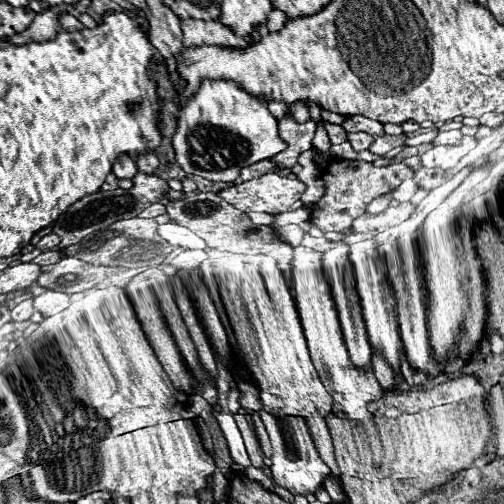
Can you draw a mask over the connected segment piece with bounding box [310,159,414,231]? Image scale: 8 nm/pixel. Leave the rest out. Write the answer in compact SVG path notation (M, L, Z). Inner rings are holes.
M332 159L330 165L322 173L322 179L326 183L326 193L312 207L310 223L320 227L322 231L346 231L346 229L350 229L352 221L366 211L370 201L394 191L404 179L410 179L412 175L414 175L414 171L404 163L374 167L372 163L366 163L366 161Z

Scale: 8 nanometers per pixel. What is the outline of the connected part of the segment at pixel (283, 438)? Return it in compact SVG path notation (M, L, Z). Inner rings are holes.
M260 411L260 417L266 425L266 431L272 441L272 479L276 485L288 489L292 495L306 495L306 493L316 493L322 487L322 481L330 475L328 465L320 459L310 431L306 427L306 421L302 417L280 417L280 415L270 415L266 411Z

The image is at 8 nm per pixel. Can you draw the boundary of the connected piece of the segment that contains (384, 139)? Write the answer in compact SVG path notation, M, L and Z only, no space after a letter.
M380 135L370 145L370 151L374 155L386 155L392 147L400 147L404 143L404 139L406 139L404 135L400 135L400 137L396 137L396 135Z

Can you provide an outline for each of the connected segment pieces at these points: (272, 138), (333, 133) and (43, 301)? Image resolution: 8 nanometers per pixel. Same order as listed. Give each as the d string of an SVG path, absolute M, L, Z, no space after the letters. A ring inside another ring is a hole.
M204 79L194 97L186 99L178 113L172 147L176 151L176 163L188 175L234 183L240 167L272 159L286 149L286 143L278 135L278 121L262 99L248 95L232 81Z
M324 123L324 127L326 127L328 135L330 135L330 143L332 143L332 145L334 145L334 143L344 143L344 141L346 141L346 131L344 131L342 127L330 125L330 123Z
M48 289L46 293L34 297L34 307L36 307L36 311L42 313L42 317L50 317L50 315L56 315L56 313L64 311L68 307L68 299L70 297L66 293Z

